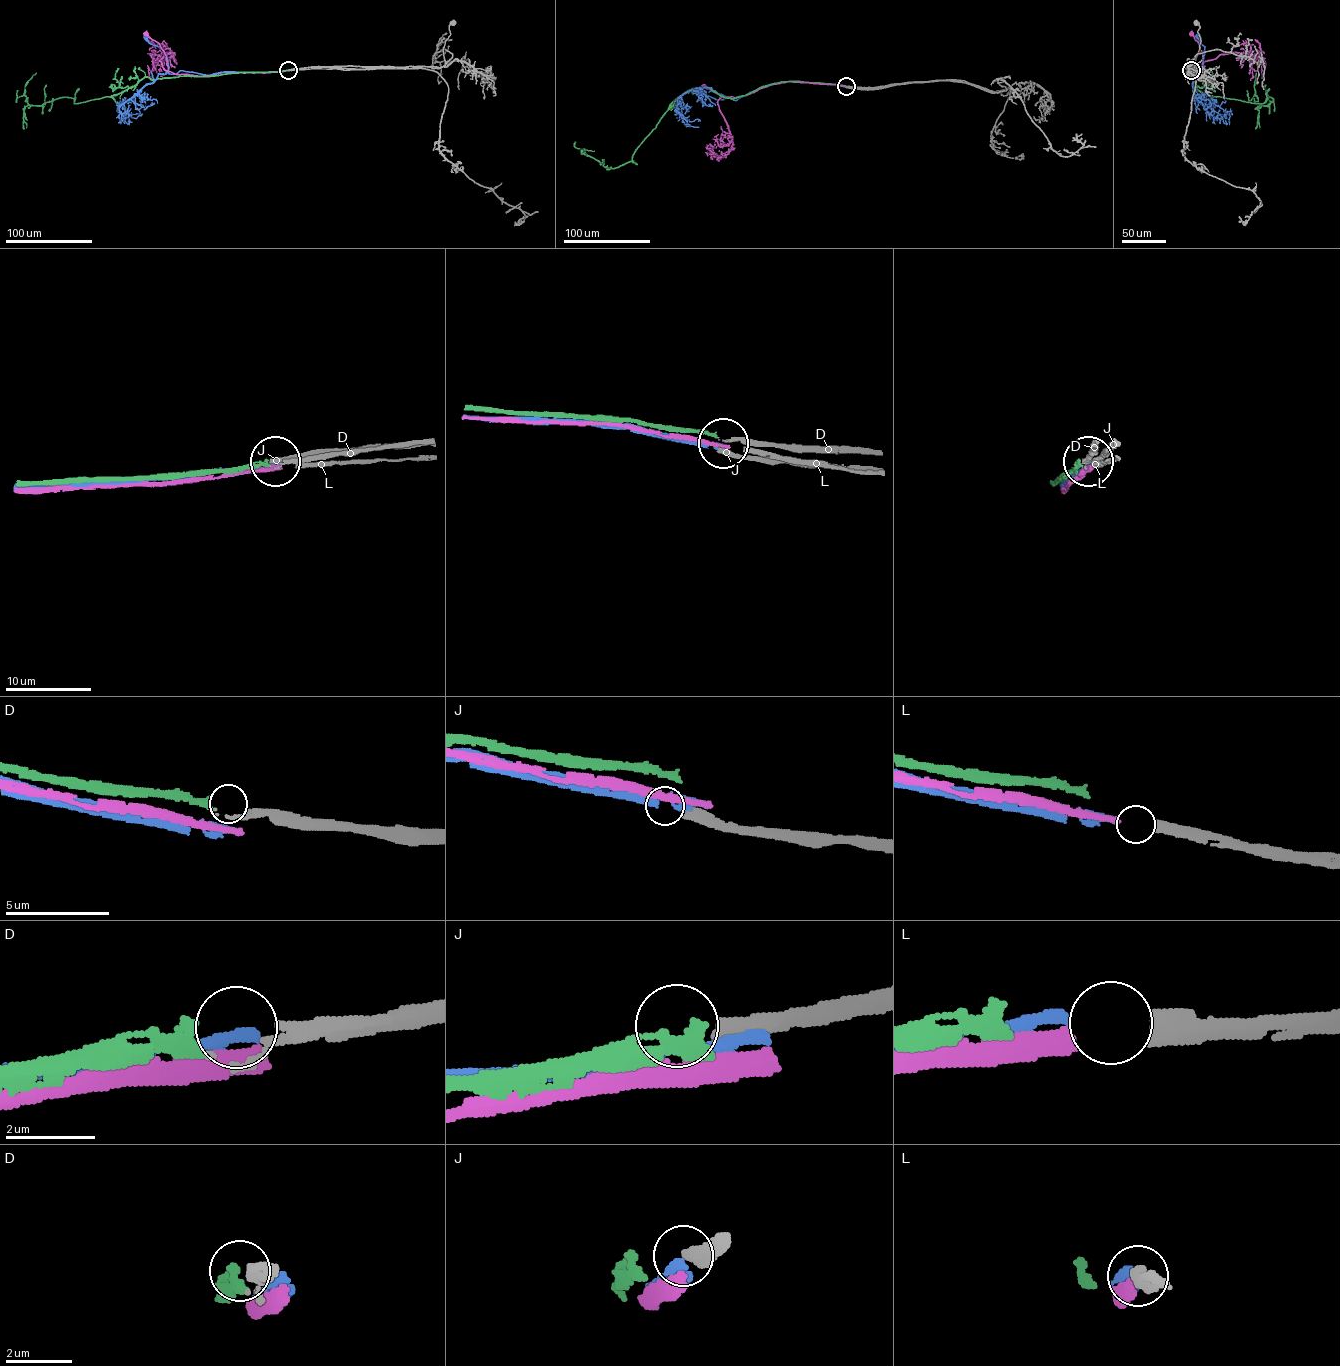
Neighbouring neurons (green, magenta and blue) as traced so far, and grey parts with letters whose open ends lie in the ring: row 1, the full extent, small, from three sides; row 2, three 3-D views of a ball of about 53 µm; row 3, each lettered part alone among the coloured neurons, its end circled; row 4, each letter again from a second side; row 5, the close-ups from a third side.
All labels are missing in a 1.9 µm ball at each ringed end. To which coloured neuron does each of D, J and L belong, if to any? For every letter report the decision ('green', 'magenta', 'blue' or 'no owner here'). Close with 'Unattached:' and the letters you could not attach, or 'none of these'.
D: green
J: no owner here
L: magenta
Unattached: J

